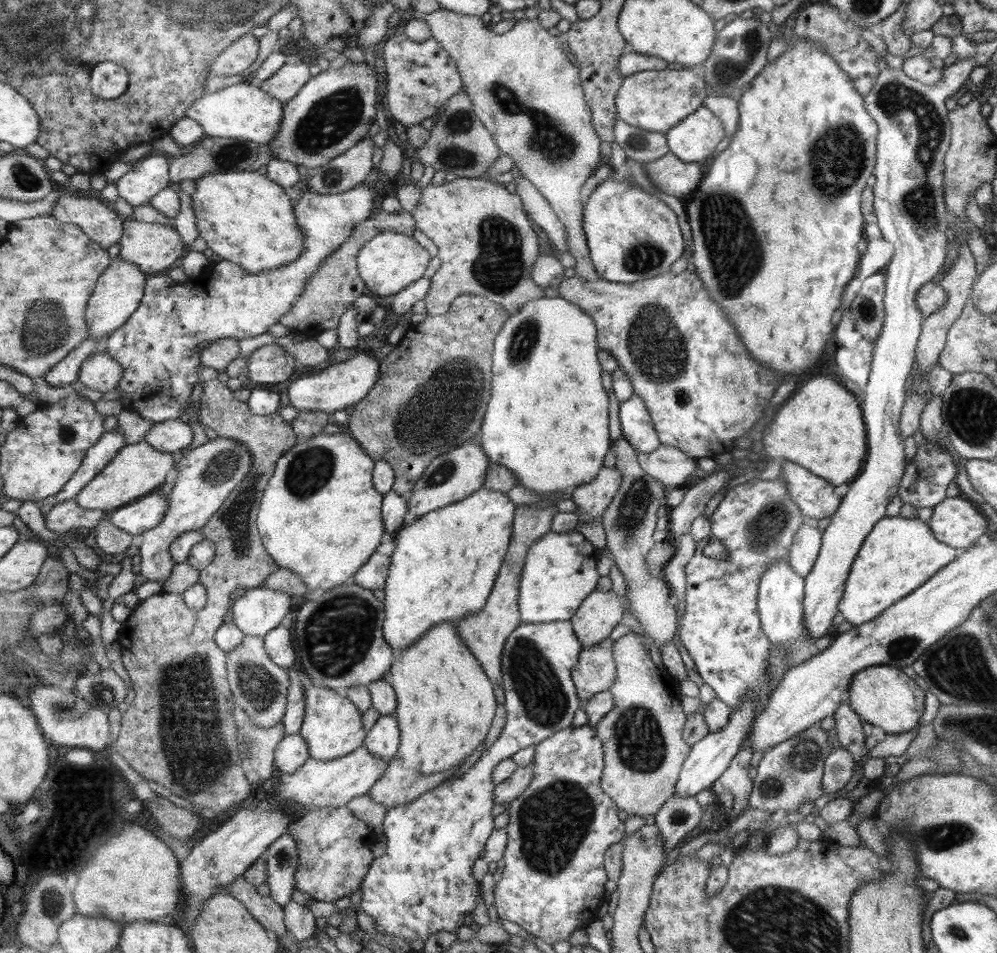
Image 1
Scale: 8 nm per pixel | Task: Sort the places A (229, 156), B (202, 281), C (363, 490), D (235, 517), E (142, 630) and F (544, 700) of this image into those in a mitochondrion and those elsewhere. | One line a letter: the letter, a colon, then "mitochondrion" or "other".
A: mitochondrion
B: other
C: other
D: mitochondrion
E: other
F: mitochondrion

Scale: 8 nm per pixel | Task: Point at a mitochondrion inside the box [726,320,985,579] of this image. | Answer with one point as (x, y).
(772, 521)

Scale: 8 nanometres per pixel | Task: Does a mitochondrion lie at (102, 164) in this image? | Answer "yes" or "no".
no

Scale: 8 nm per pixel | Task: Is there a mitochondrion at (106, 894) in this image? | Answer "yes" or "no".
no

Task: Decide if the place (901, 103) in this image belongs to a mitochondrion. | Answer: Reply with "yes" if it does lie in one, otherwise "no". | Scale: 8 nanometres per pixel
yes

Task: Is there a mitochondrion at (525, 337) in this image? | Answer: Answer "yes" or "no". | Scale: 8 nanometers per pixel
yes

